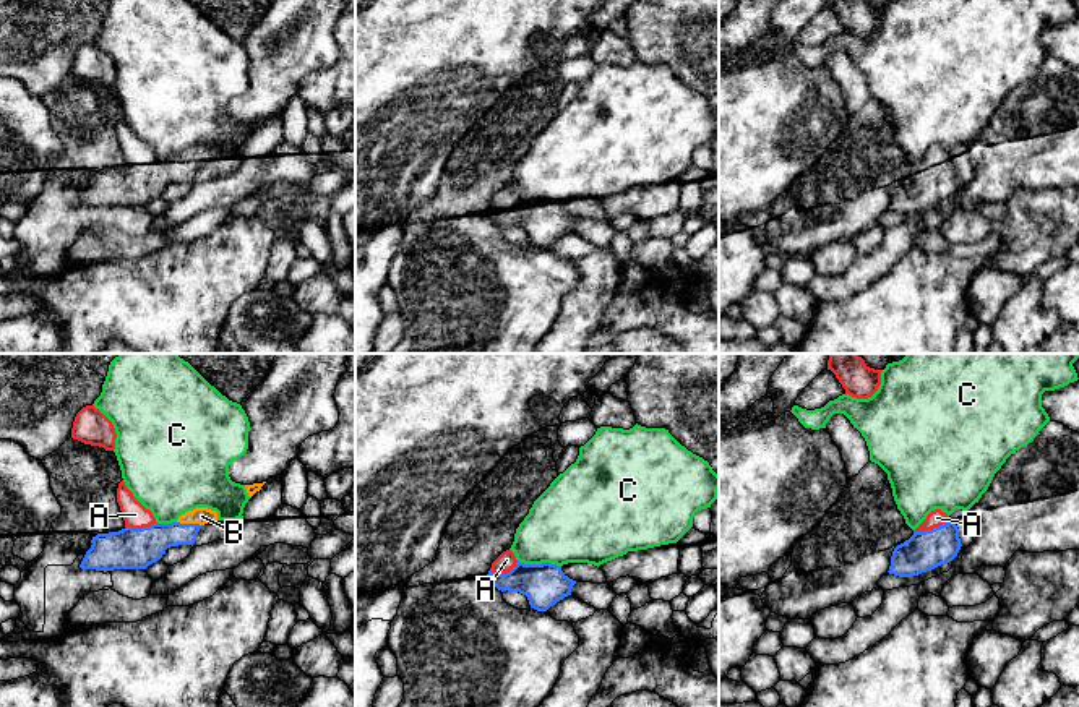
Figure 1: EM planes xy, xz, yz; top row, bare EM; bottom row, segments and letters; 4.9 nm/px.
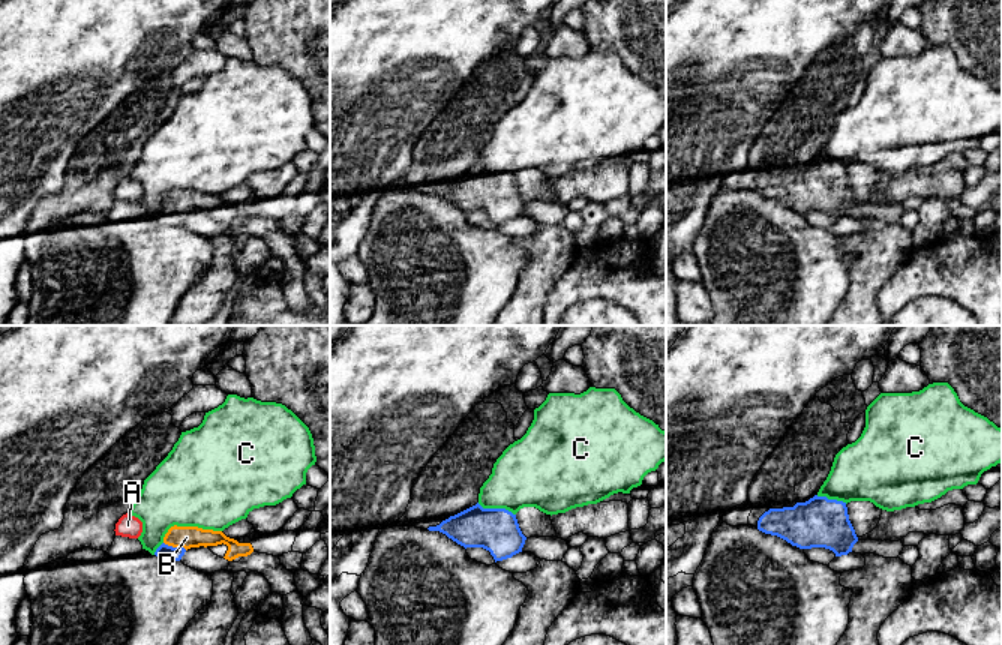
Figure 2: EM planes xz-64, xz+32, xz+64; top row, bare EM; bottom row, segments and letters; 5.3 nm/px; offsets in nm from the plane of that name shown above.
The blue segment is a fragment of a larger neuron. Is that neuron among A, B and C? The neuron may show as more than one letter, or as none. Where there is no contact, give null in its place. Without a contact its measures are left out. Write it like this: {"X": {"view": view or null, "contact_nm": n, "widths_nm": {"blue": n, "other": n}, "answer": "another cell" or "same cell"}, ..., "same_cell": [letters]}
{"A": {"view": "yz", "contact_nm": 200, "widths_nm": {"blue": 190, "other": 90}, "answer": "another cell"}, "B": {"view": "xy", "contact_nm": 120, "widths_nm": {"blue": 180, "other": 90}, "answer": "same cell"}, "C": {"view": "xz", "contact_nm": 220, "widths_nm": {"blue": 220, "other": 380}, "answer": "another cell"}, "same_cell": ["B"]}

